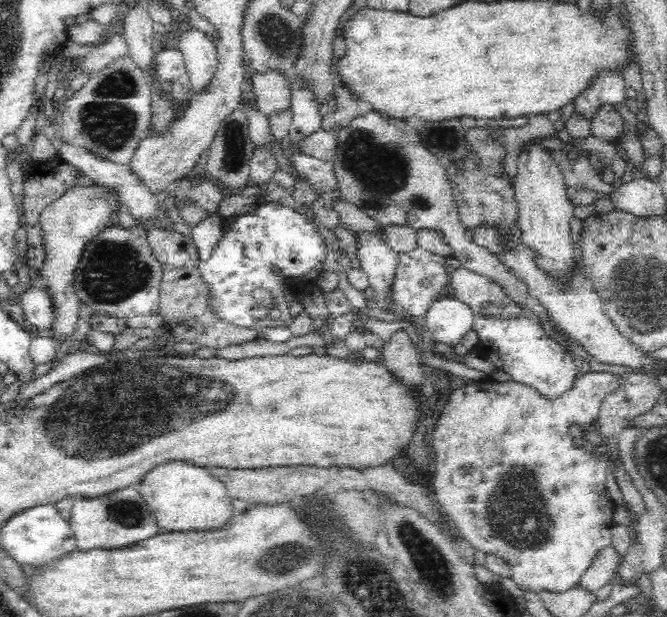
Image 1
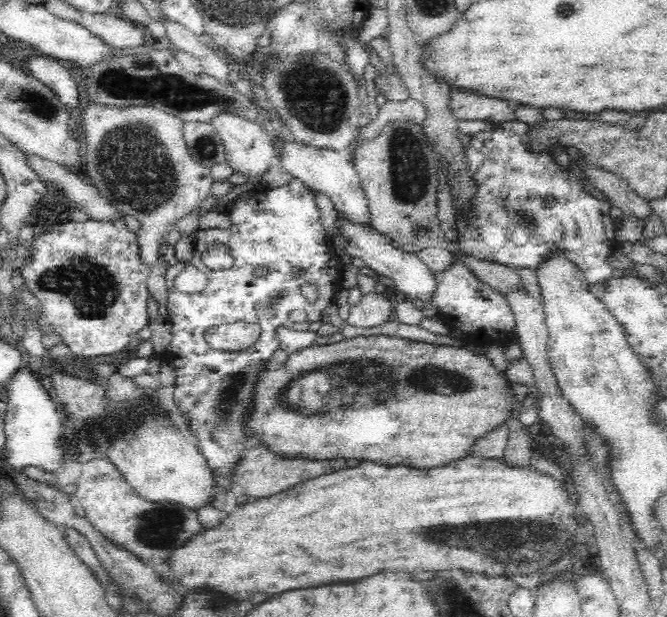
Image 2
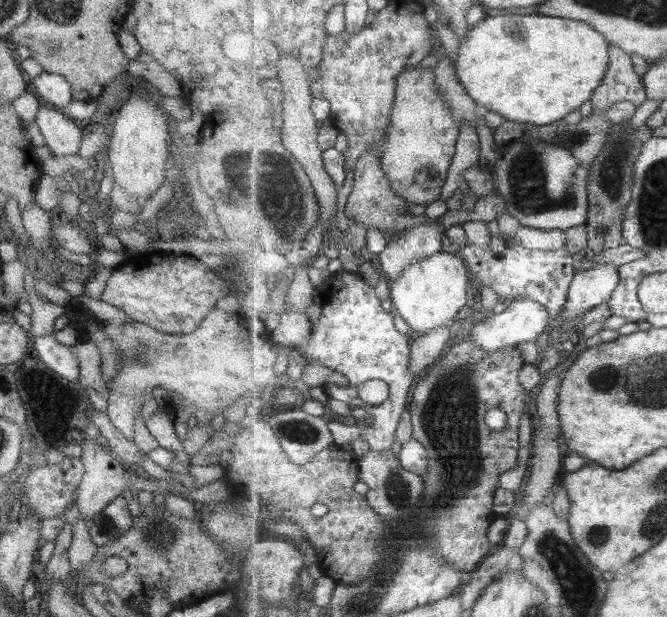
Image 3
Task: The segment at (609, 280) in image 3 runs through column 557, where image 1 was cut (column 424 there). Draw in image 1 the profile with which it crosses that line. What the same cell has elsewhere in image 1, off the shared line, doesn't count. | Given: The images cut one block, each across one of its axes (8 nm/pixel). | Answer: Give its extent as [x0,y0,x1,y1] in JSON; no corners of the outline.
[422,294,474,348]

